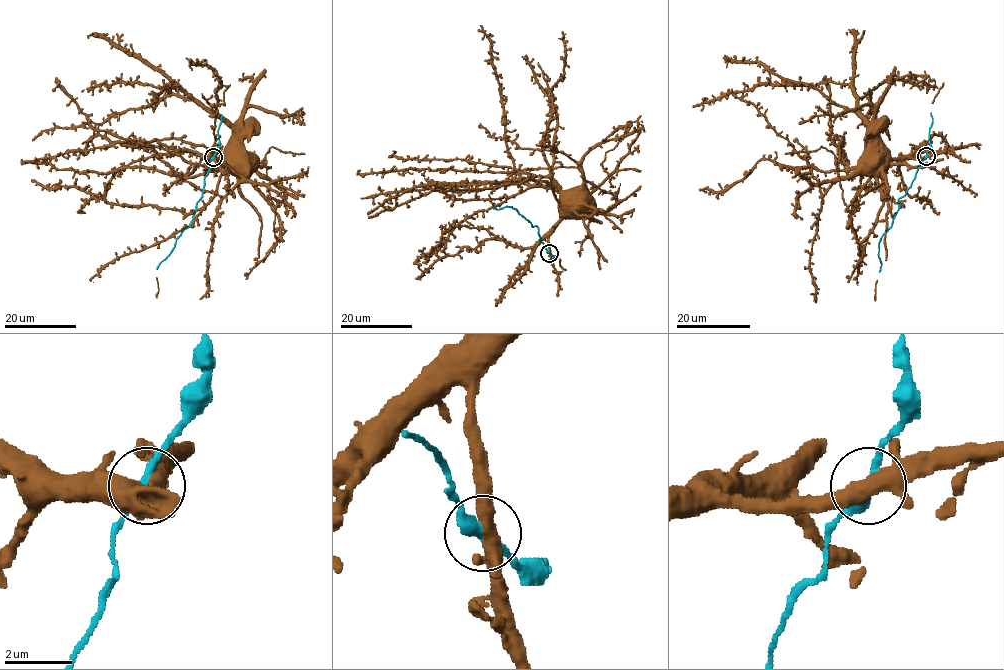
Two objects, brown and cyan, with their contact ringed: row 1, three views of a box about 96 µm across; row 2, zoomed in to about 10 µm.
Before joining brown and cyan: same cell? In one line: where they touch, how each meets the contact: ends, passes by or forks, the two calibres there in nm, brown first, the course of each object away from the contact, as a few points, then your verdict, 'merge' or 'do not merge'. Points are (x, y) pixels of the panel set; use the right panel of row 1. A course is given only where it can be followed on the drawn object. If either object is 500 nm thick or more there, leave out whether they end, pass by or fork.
(926, 156) | brown forks | cyan passes by | 380/340 nm | brown via (926, 156), (893, 159), (884, 168), (869, 168), (868, 163) | cyan via (926, 156), (911, 185), (900, 197), (892, 224), (878, 243), (879, 272) | merge

